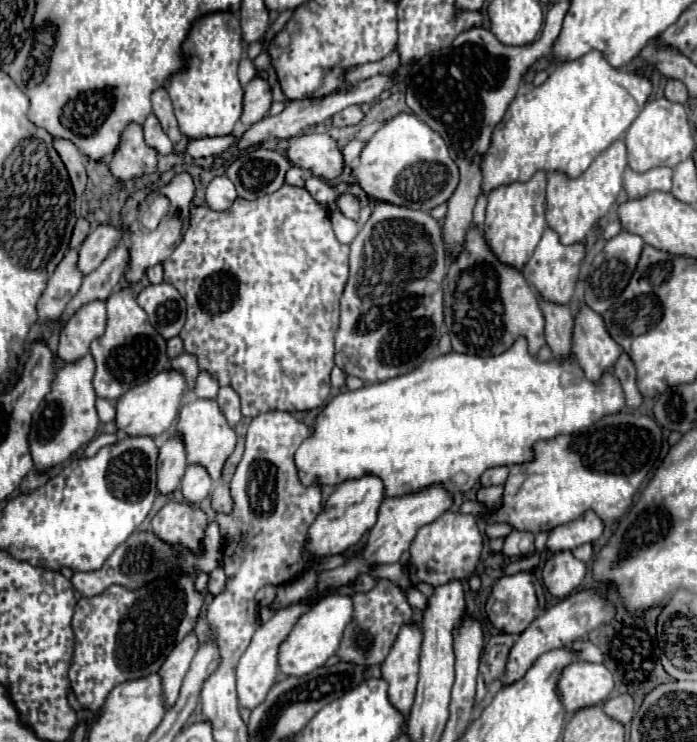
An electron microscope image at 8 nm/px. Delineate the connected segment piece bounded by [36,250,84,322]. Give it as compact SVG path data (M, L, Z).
M70 250L64 256L64 260L58 264L56 272L50 276L48 286L36 304L38 322L58 320L66 304L70 302L70 298L78 292L84 276L76 268L76 256L78 256L78 250Z

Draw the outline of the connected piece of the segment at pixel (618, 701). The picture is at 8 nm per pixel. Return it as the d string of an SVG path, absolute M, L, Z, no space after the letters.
M620 694L616 698L610 698L610 700L604 702L604 712L610 718L622 722L622 724L628 724L632 720L632 716L634 716L634 698L624 696L624 694Z

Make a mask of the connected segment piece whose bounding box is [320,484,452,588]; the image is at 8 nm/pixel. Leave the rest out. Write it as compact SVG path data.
M432 484L428 488L416 490L416 492L408 492L404 496L396 496L396 498L384 498L380 510L378 510L378 522L372 526L370 536L368 536L368 544L354 554L344 566L336 568L336 570L324 570L320 574L320 582L322 588L326 586L340 586L340 584L348 584L350 580L354 580L360 572L368 572L368 568L372 564L392 564L392 562L400 562L406 554L408 548L416 536L416 532L434 522L436 518L440 518L448 508L452 506L452 492L444 488L444 484Z

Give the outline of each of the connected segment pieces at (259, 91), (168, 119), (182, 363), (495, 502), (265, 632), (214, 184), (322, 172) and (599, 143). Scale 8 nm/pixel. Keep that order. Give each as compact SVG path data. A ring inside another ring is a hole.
M254 78L244 86L244 110L240 122L246 126L260 122L268 114L270 104L272 104L272 92L268 82L264 82L262 78Z
M158 88L152 94L152 106L154 106L154 116L160 120L160 124L164 128L164 134L172 140L172 144L178 144L182 134L178 130L178 122L172 112L172 100L170 100L166 88Z
M180 354L172 358L170 368L176 368L176 372L184 372L184 380L188 380L188 392L192 392L196 384L196 376L200 374L196 358L192 354Z
M488 486L488 488L480 488L476 492L476 498L480 502L484 502L488 508L496 508L500 506L500 500L502 500L502 486Z
M294 604L294 606L282 608L282 610L278 610L266 624L262 624L262 626L256 630L256 634L254 634L250 646L248 646L246 652L242 654L242 658L240 658L240 662L238 662L238 668L236 668L238 706L240 706L240 708L252 710L252 708L256 708L256 706L266 698L268 690L272 688L272 684L274 684L274 680L276 680L276 676L278 676L278 658L276 658L278 646L280 646L280 642L288 636L288 632L292 630L294 622L296 622L306 610L310 610L310 606Z
M226 176L214 178L206 188L206 204L212 210L228 210L236 198L238 198L238 192Z
M326 132L304 134L290 140L288 160L320 178L336 178L342 172L342 154Z
M596 50L584 54L574 62L558 64L542 86L520 92L508 106L508 112L504 114L502 122L494 128L492 144L484 154L484 160L480 160L482 194L490 194L492 190L514 182L528 182L540 170L556 170L572 178L580 176L580 172L586 172L590 162L600 152L604 152L612 142L622 138L622 134L644 108L650 92L652 84L646 74L614 70L606 62L606 58Z

